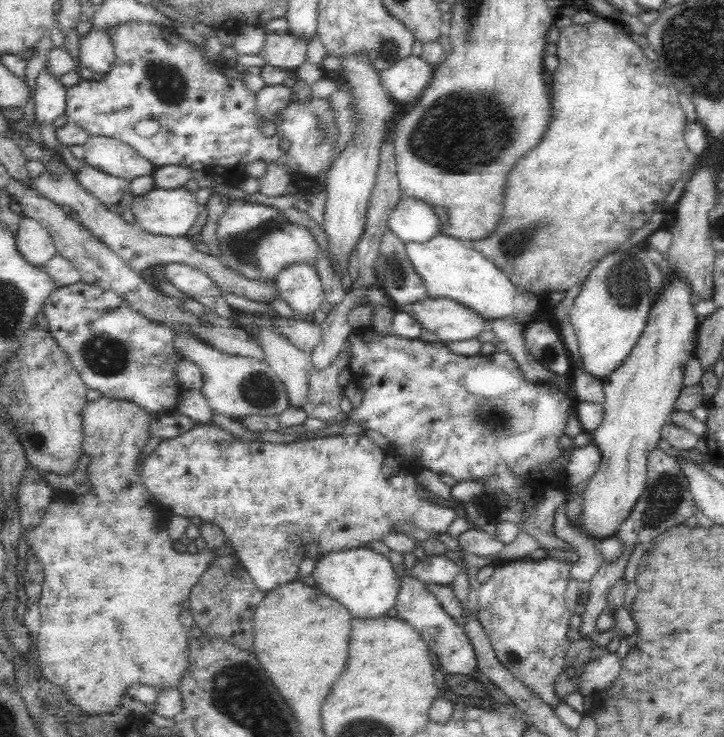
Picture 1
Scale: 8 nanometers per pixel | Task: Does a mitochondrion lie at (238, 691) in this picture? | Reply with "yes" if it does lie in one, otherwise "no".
yes

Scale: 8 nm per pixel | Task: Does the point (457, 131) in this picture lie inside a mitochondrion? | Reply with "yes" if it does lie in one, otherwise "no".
yes

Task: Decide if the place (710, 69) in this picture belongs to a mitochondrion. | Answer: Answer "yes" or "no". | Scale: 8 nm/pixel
yes

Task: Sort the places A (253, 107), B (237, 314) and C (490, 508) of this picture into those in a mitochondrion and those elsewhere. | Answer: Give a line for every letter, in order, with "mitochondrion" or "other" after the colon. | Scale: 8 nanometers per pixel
A: other
B: other
C: other

